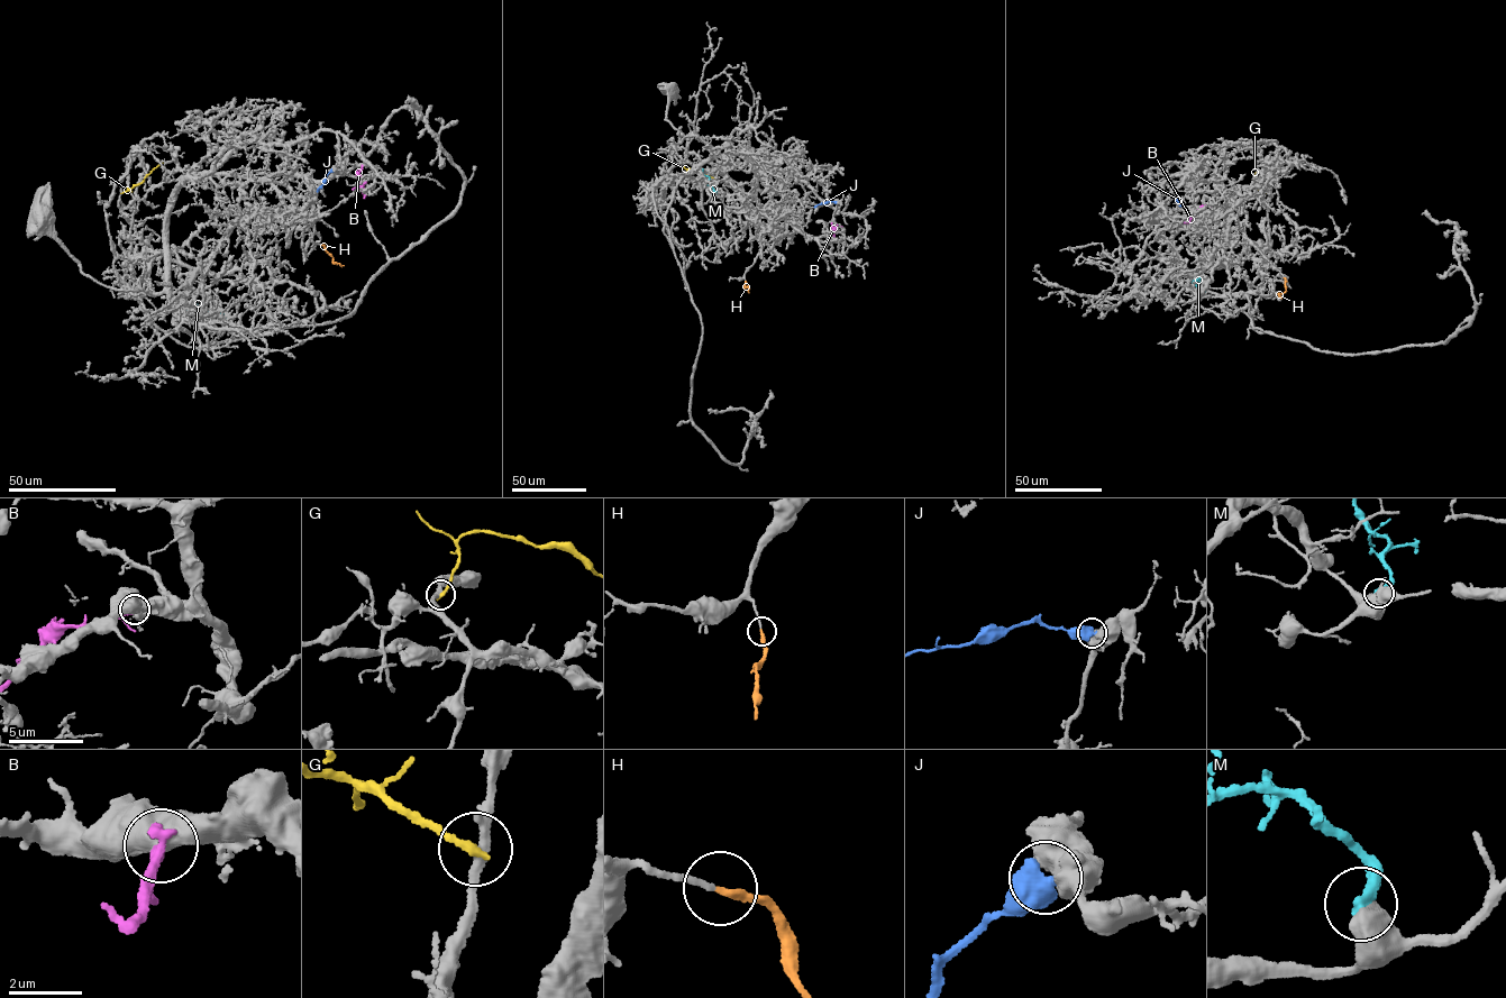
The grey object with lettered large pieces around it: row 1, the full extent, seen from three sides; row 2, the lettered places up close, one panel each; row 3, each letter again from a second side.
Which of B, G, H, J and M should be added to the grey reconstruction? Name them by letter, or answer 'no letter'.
H

